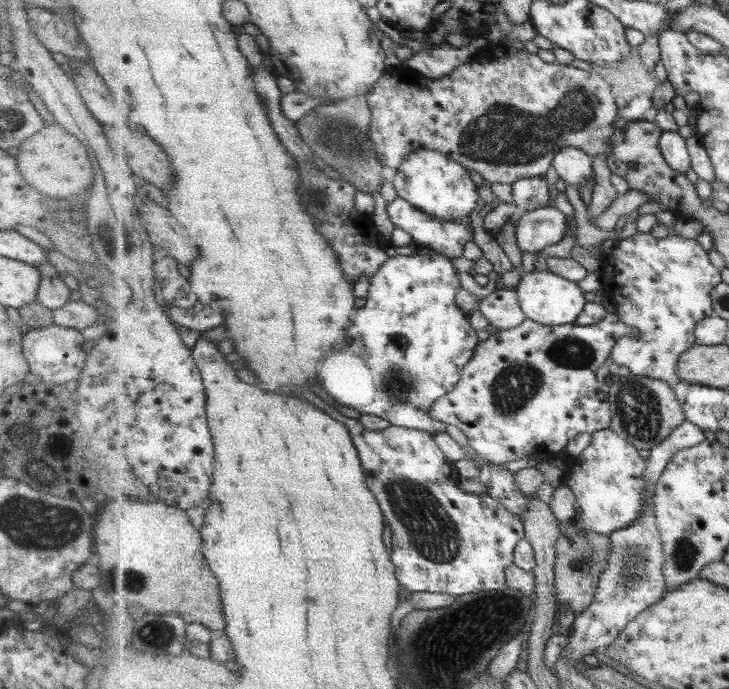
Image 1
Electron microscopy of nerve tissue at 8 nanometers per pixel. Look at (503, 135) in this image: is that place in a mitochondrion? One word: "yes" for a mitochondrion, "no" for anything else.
yes

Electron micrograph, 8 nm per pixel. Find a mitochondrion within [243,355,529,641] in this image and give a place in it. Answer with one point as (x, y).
(431, 532)

